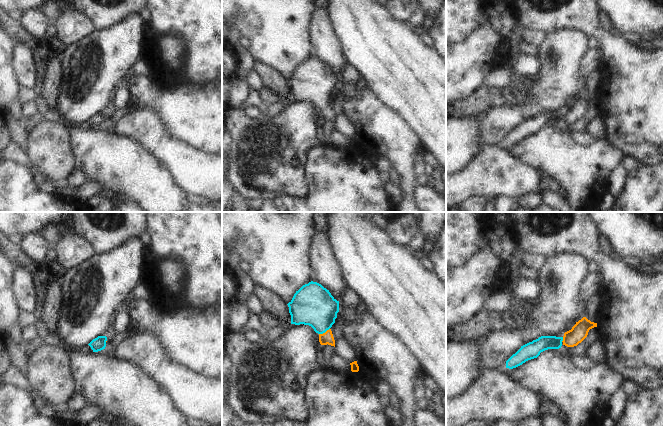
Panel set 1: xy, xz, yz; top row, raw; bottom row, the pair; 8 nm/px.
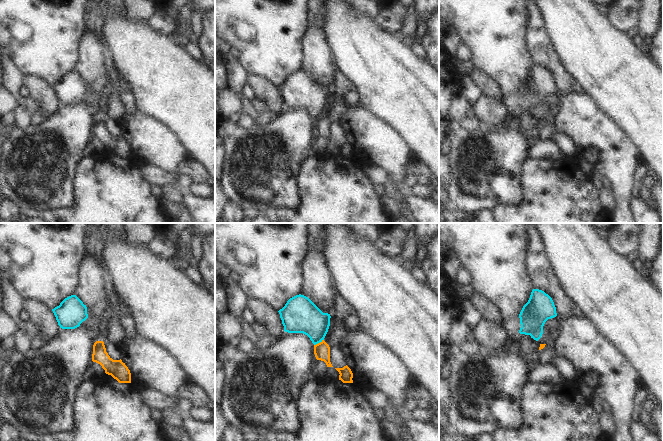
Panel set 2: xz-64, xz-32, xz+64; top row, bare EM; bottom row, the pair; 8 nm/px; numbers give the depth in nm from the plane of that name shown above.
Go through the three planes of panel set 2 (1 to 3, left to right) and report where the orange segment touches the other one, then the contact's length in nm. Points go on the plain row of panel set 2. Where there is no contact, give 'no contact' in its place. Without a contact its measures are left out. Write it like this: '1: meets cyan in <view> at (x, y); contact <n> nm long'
1: no contact
2: meets cyan in xz-32 at (318, 118); contact 90 nm long
3: no contact

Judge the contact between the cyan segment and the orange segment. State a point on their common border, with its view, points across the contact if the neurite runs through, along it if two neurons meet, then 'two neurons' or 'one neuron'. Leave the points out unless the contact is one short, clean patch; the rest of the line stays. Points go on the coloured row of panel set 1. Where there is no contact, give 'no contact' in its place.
contact xz (324, 332); way xz (313, 305), (320, 312), (324, 332), (326, 338); one neuron

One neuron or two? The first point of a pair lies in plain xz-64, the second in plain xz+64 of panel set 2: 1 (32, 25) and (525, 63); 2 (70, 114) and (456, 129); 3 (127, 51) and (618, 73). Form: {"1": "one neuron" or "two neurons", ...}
{"1": "one neuron", "2": "one neuron", "3": "one neuron"}

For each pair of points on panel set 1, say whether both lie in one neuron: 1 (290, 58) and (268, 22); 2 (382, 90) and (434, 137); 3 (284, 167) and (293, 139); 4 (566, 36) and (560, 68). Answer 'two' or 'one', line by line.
1: one
2: one
3: one
4: one

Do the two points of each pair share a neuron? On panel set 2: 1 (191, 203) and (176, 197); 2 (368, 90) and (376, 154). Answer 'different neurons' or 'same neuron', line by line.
1: different neurons
2: different neurons

